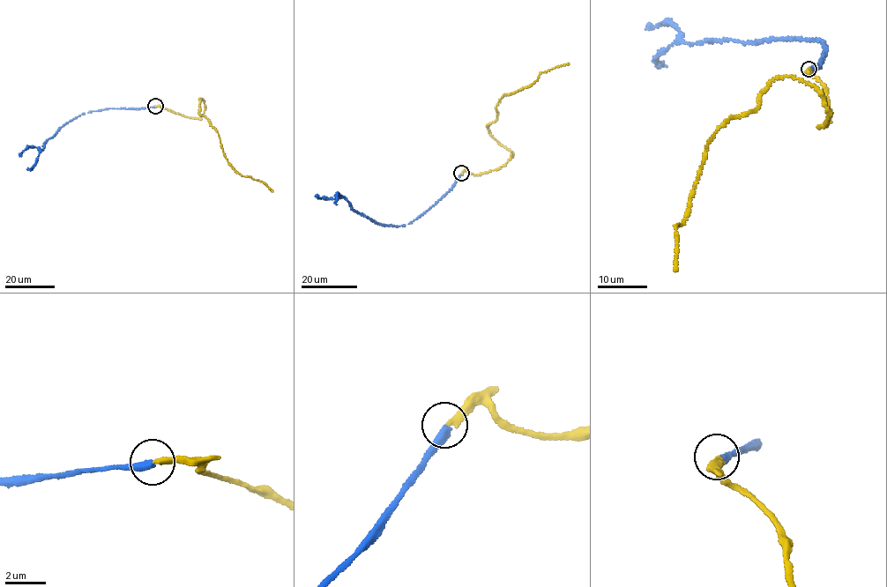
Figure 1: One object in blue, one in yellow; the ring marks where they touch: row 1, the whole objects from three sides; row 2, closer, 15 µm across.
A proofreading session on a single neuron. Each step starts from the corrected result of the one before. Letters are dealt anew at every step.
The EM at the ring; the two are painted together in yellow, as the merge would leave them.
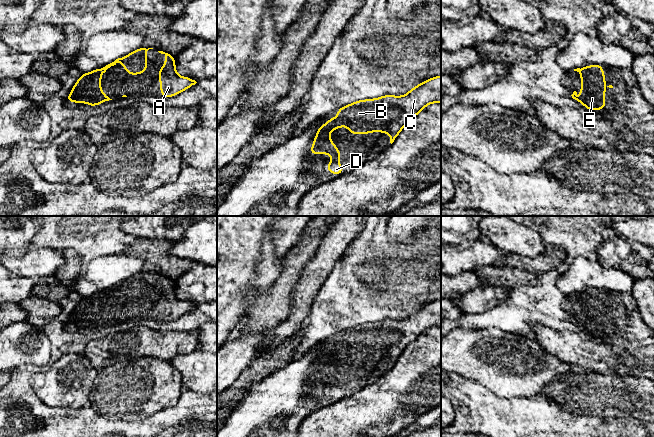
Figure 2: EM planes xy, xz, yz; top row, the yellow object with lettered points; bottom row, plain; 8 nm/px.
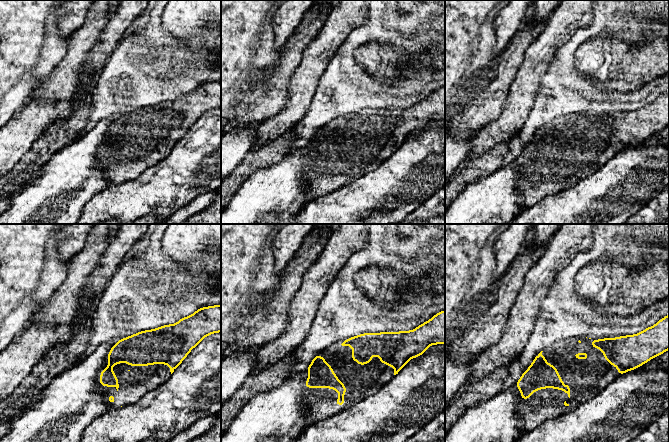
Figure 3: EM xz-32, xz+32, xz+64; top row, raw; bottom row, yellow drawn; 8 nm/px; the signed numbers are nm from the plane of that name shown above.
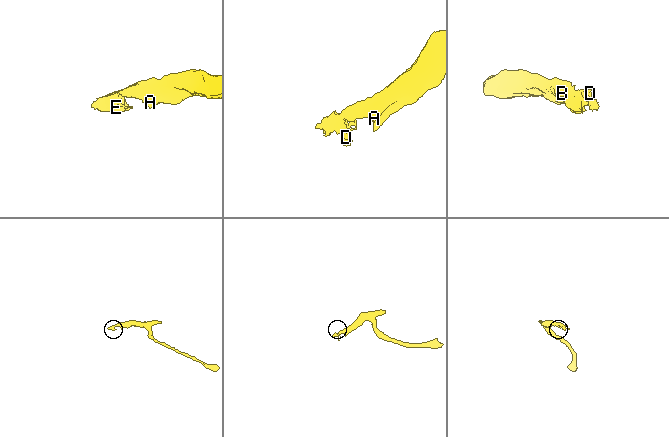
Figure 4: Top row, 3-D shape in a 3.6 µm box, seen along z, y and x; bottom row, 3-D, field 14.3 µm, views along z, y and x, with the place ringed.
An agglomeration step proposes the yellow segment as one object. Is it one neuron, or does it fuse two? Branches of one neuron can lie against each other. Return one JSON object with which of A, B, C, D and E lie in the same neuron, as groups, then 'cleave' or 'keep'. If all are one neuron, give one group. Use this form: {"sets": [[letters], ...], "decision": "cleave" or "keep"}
{"sets": [["A", "B", "C", "D", "E"]], "decision": "keep"}

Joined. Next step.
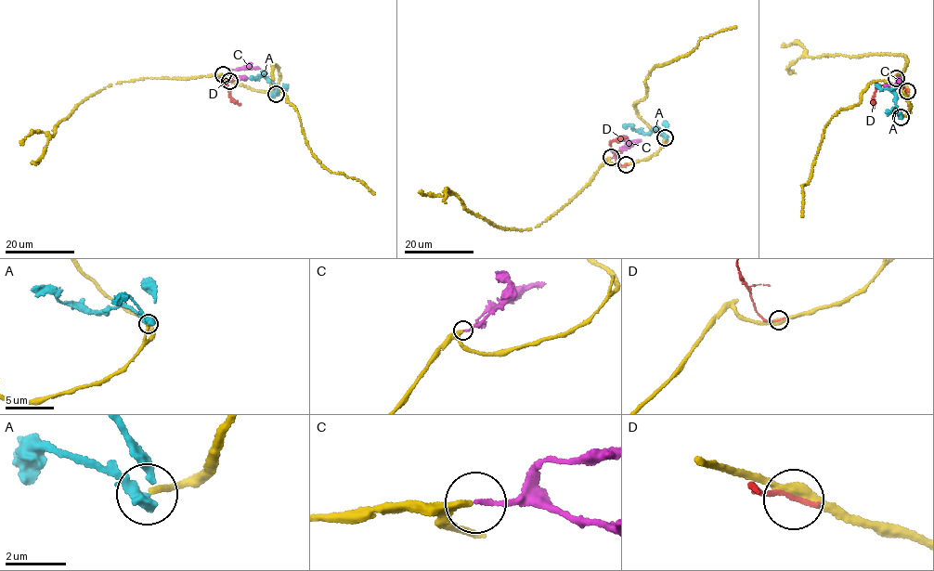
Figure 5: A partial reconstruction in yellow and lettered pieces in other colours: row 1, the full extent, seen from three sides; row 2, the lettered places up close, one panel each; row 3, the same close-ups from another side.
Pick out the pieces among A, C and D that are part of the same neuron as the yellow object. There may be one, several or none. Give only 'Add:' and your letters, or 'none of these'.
Add: C

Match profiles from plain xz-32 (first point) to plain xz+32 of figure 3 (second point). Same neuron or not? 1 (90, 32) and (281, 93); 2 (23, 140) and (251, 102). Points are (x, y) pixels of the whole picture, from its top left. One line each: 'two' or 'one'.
1: one
2: one

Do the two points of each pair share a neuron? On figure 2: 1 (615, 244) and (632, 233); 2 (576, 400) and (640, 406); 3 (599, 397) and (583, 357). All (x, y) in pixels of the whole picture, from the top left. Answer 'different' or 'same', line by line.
1: different
2: same
3: different

